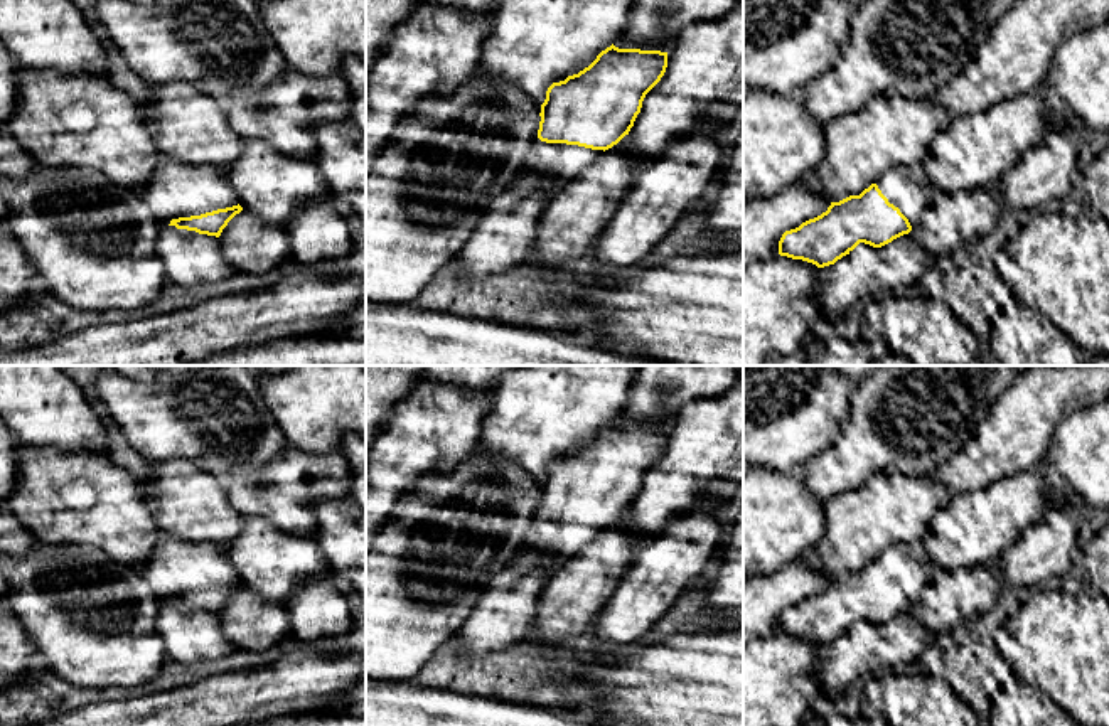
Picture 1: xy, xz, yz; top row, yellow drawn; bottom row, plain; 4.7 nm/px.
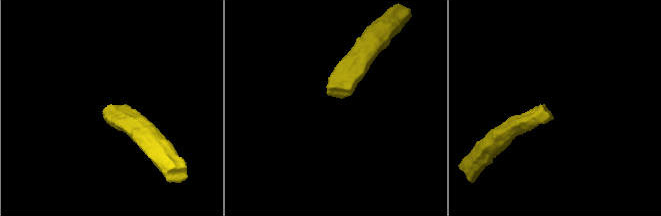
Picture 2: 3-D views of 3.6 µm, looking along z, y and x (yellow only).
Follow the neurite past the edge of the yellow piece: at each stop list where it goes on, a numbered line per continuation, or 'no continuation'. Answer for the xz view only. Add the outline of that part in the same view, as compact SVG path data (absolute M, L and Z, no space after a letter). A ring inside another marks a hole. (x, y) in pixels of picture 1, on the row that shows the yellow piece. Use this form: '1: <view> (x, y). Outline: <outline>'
1: xz (563, 162). Outline: M534 138L524 150L522 168L531 167L553 177L556 192L595 160L603 150L592 150L578 145L546 143ZM519 170L519 173L522 172Z

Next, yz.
1: yz (907, 187). Outline: M922 165L893 167L881 173L875 182L890 204L900 209L908 217L932 207L939 190L929 184Z

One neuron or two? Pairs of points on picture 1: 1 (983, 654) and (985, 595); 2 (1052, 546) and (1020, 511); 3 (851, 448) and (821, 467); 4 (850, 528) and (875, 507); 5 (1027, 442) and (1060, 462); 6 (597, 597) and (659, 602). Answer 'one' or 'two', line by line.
1: two
2: two
3: one
4: one
5: two
6: two

